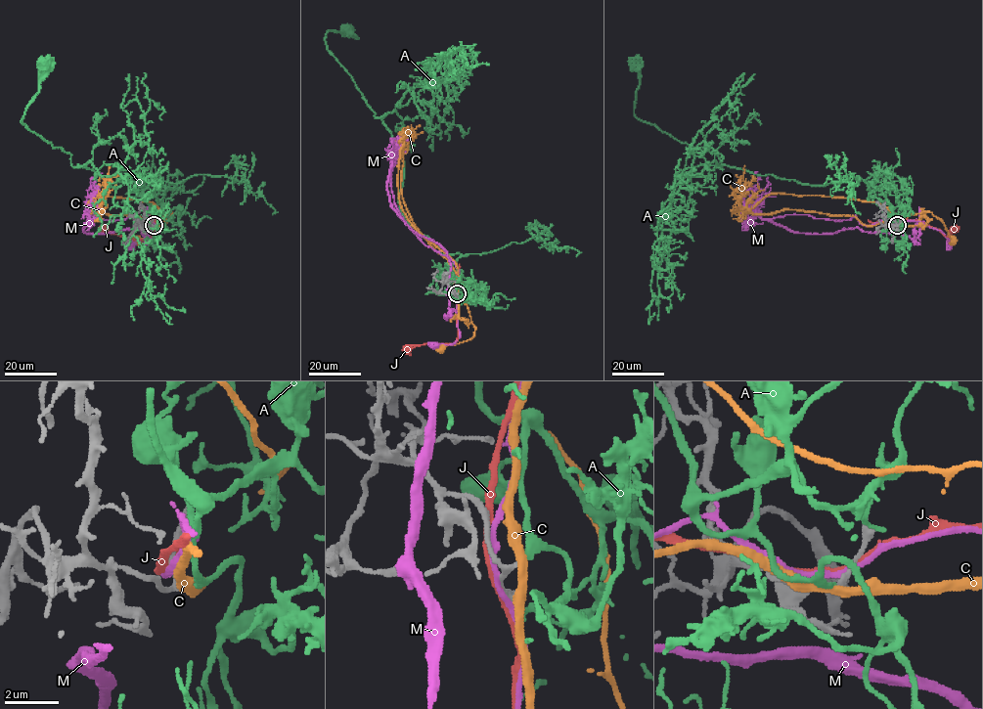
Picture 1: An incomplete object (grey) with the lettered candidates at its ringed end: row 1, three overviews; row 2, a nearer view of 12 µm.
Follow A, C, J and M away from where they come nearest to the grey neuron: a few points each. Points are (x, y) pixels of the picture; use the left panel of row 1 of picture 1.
A: (154, 225), (143, 192), (159, 176), (96, 185), (100, 174), (73, 166), (68, 153), (22, 122), (43, 64)
C: (154, 226), (135, 215), (95, 213), (97, 194), (171, 212), (132, 243)
J: (151, 223), (154, 221), (155, 233), (144, 240), (127, 240), (98, 227)
M: (152, 224), (154, 221), (156, 230), (149, 239), (135, 241), (129, 244)

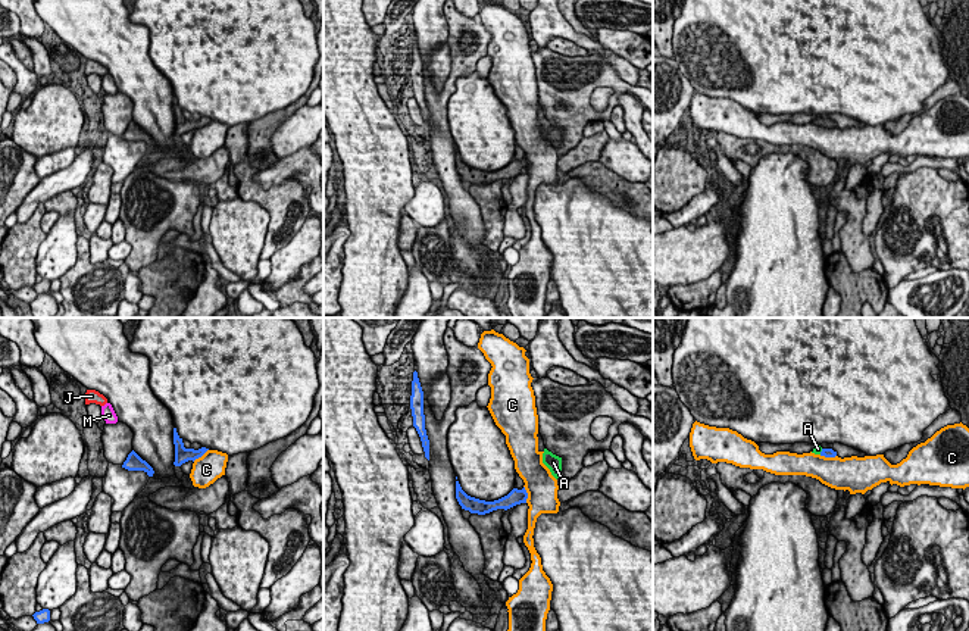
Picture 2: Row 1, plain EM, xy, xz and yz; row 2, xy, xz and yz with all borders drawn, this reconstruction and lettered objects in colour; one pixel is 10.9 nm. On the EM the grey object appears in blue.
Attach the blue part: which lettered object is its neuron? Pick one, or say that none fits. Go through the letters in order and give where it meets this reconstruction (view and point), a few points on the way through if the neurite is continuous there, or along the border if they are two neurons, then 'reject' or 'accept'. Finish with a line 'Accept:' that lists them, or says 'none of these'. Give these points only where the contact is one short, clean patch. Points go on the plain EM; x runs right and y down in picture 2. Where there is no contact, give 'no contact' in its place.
A: yz (821, 122) | across yz (825, 122), (821, 122), (818, 119) | accept
C: xz (527, 165) | along xz (524, 156), (527, 172) | reject
J: no contact | reject
M: no contact | reject
Accept: A

